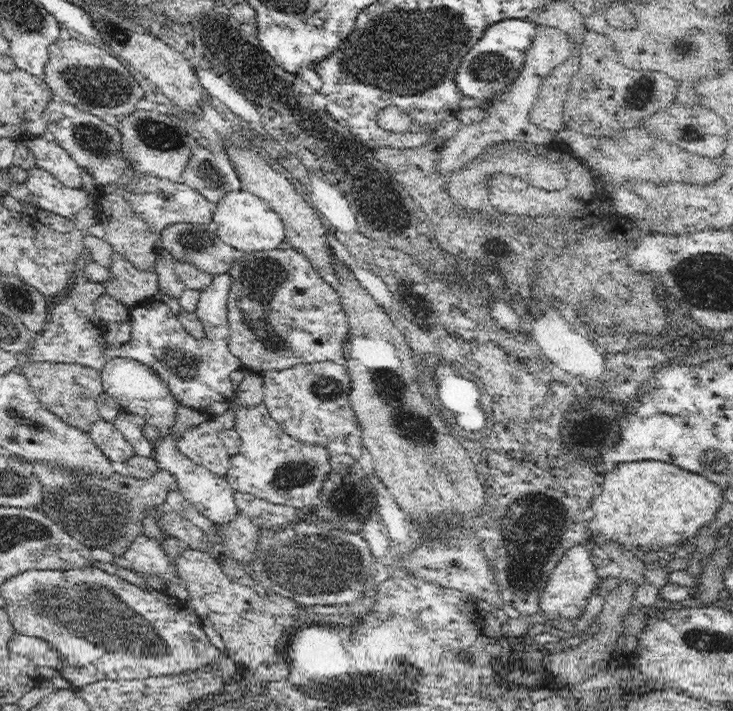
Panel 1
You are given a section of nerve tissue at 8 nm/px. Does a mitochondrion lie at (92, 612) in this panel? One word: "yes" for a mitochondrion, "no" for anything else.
yes

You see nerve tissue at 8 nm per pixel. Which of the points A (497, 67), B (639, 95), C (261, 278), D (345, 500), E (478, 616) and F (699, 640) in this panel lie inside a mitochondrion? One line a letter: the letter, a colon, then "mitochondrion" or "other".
A: mitochondrion
B: mitochondrion
C: mitochondrion
D: mitochondrion
E: other
F: mitochondrion

